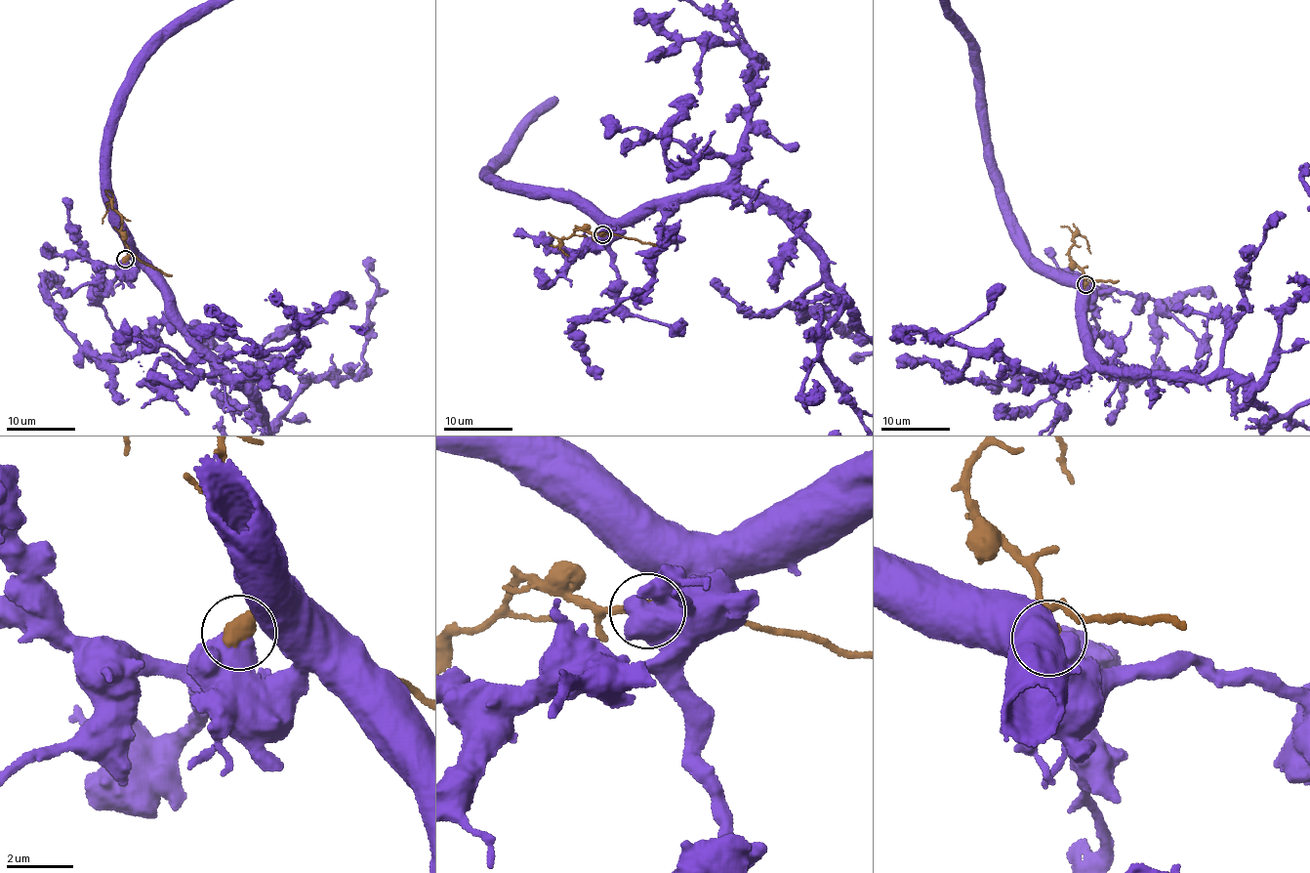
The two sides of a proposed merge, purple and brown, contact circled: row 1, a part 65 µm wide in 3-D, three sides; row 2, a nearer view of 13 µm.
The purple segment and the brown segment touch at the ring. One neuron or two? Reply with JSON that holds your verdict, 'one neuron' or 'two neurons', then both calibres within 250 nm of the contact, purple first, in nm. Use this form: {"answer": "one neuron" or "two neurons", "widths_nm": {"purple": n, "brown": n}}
{"answer": "two neurons", "widths_nm": {"purple": 700, "brown": 550}}

